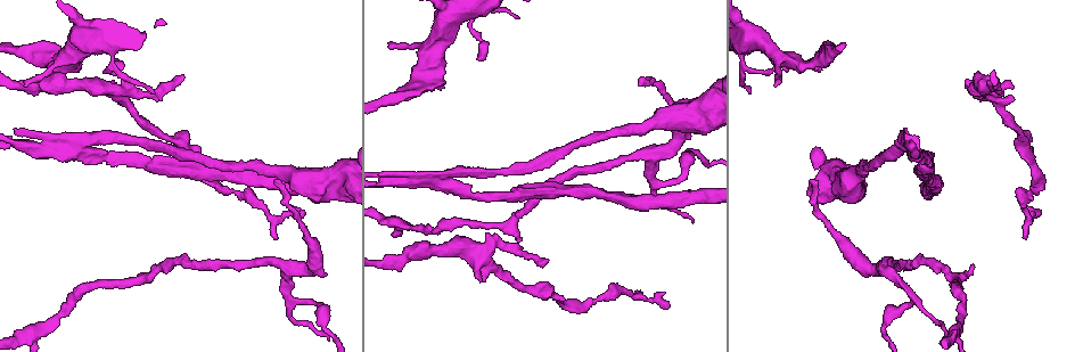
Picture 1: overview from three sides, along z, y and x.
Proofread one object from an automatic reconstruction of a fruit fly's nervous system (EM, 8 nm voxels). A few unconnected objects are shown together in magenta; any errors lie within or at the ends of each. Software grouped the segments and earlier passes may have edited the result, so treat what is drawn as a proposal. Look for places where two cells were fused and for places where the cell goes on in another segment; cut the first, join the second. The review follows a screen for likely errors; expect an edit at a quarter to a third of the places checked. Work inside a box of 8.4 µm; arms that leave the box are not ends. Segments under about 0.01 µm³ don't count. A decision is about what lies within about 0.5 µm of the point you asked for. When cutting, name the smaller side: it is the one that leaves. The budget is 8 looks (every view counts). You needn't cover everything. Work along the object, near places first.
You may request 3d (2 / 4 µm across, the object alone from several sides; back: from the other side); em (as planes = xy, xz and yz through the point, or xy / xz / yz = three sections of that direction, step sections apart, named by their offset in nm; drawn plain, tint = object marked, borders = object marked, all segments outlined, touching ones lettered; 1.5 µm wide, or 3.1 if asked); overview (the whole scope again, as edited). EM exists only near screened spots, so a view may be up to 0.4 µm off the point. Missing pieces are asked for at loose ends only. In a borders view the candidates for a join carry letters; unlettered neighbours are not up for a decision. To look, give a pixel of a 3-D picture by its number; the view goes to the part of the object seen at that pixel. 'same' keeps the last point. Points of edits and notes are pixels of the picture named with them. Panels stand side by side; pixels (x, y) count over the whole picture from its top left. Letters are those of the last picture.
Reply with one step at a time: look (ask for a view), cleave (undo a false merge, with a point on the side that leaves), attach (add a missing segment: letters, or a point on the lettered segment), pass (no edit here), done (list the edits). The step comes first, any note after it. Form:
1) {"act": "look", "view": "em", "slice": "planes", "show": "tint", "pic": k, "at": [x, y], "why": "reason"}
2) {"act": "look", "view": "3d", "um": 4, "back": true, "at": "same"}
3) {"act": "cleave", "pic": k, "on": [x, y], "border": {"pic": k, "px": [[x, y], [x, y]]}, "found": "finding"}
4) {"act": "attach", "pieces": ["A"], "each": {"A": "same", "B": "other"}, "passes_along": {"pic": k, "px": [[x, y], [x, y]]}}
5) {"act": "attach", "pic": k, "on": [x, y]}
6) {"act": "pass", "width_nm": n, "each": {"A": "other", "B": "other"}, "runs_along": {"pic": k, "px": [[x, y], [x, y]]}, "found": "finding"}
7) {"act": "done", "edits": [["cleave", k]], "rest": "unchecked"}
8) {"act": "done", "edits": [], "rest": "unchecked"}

{"act": "look", "view": "3d", "um": 4, "pic": 1, "at": [35, 332], "why": "sharp bend"}

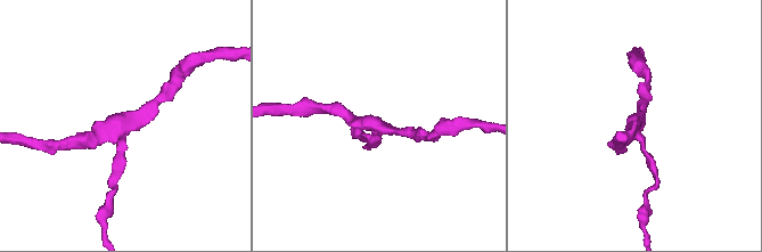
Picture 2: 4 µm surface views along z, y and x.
{"act": "look", "view": "em", "slice": "planes", "show": "tint", "pic": 2, "at": [638, 124]}

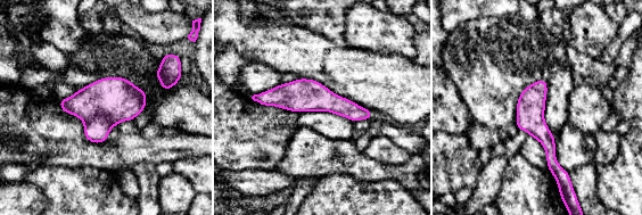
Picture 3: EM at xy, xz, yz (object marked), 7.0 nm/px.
{"act": "look", "view": "em", "slice": "planes", "show": "borders", "at": "same", "why": "what lies round it"}

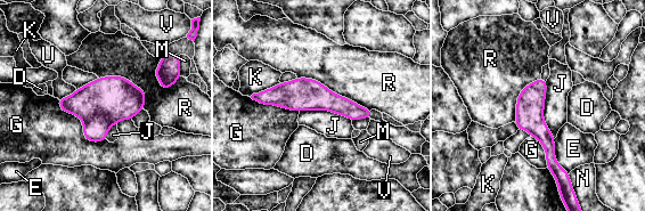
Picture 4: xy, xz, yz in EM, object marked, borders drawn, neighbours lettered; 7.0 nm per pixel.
{"act": "pass", "each": {"D": "other", "E": "other", "G": "other", "J": "other", "K": "other", "M": "other", "N": "other", "R": "other", "U": "other", "V": "other"}, "runs_along": {"pic": 4, "px": [[255, 96], [317, 96], [368, 115]]}, "found": "all the same cell"}

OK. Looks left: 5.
{"act": "look", "view": "3d", "um": 2, "pic": 1, "at": [323, 327], "why": "abrupt turn"}

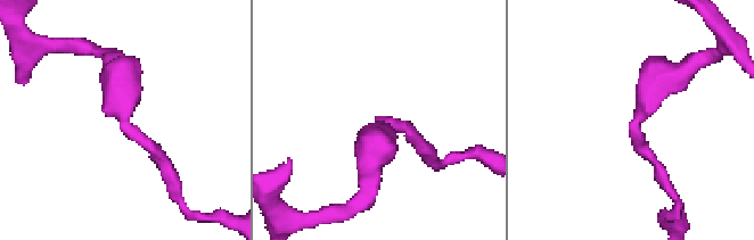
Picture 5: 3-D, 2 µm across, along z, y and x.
{"act": "look", "view": "em", "slice": "planes", "show": "plain", "pic": 5, "at": [124, 124]}

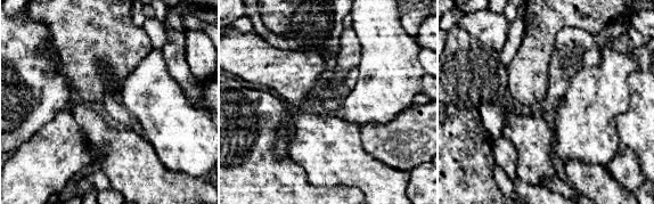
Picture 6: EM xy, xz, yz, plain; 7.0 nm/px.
{"act": "look", "view": "em", "slice": "planes", "show": "borders", "at": "same", "why": "what lies round it"}

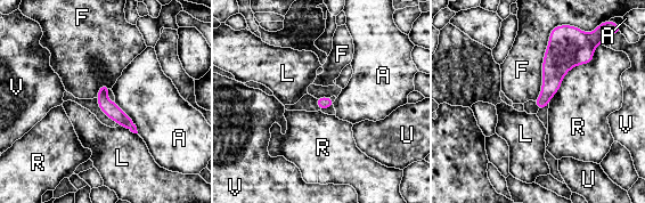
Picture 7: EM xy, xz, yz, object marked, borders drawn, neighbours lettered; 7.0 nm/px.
{"act": "pass", "each": {"A": "other", "F": "other", "L": "other", "R": "other", "U": "other", "V": "other"}, "runs_along": {"pic": 7, "px": [[104, 87], [104, 100], [133, 129]]}, "found": "one cell here"}

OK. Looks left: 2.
{"act": "look", "view": "em", "slice": "planes", "show": "tint", "pic": 1, "at": [667, 305], "why": "thin end"}

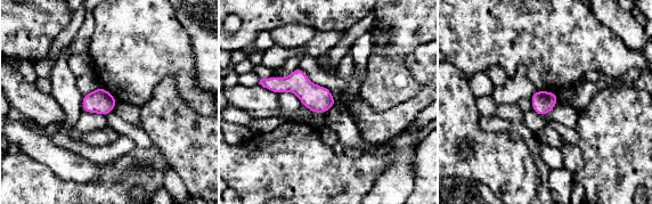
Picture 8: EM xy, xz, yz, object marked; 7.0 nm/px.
{"act": "look", "view": "em", "slice": "planes", "show": "borders", "at": "same", "why": "what lies round it"}

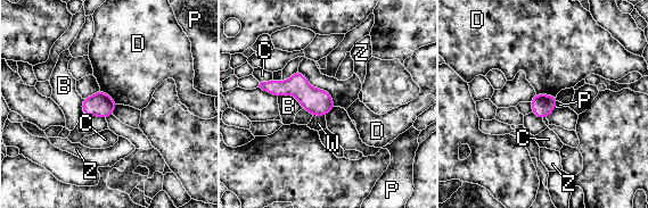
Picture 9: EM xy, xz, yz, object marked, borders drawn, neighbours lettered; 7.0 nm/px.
{"act": "pass", "longest_contact_nm": ["B", 190], "each": {"B": "other", "C": "other", "D": "other", "P": "other", "W": "other", "Z": "other"}, "found": "no lettered segment goes on from it"}

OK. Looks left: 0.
{"act": "done", "edits": [], "rest": "unchecked"}

